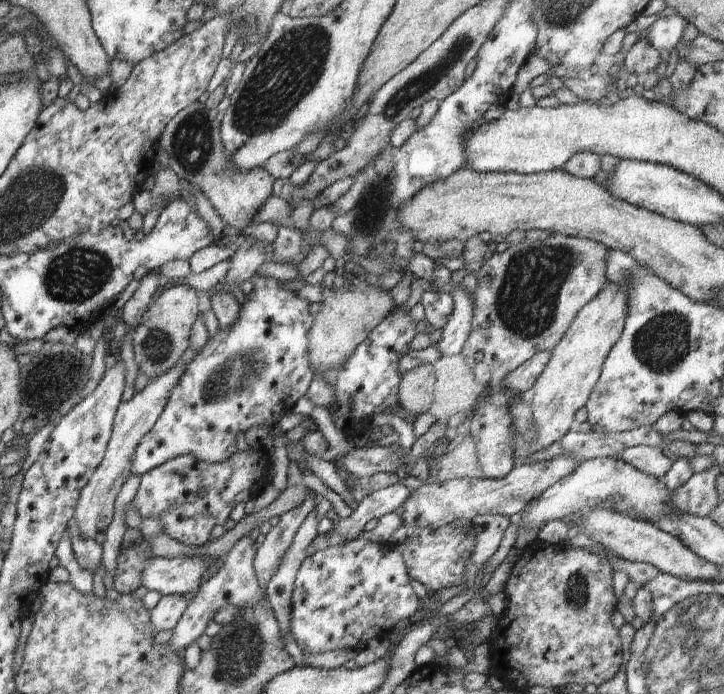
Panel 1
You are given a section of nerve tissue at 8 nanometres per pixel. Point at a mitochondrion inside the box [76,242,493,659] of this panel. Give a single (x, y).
(233, 376)

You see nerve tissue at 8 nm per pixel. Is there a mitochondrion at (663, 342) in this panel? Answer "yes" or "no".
yes

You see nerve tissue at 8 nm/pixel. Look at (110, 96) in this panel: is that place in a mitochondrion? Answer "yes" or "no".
no

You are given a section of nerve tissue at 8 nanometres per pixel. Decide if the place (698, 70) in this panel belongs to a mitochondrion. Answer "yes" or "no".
no

